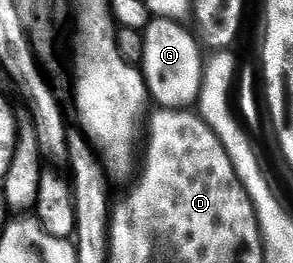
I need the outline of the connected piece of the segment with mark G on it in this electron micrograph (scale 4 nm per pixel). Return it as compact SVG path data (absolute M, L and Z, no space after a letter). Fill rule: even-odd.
M152 19L142 33L143 64L141 71L147 82L147 90L152 101L164 109L190 109L201 94L205 55L195 41L196 33L187 29L186 23L178 20Z

